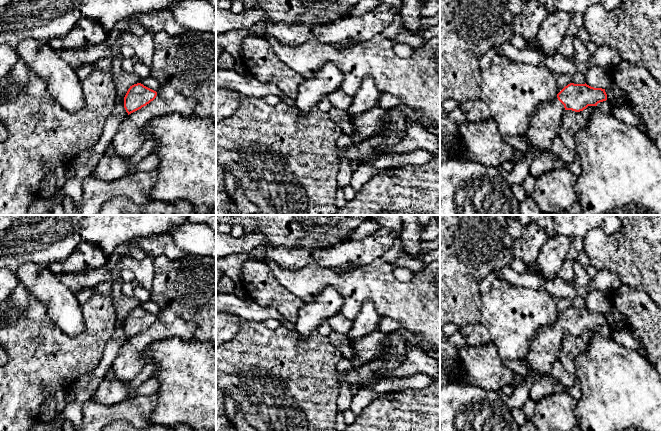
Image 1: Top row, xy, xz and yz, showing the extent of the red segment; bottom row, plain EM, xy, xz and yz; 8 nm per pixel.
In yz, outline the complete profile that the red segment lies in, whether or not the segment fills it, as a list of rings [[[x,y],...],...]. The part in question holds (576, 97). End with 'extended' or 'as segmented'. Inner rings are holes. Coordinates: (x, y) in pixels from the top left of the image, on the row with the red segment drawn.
[[[570,83],[558,94],[557,100],[541,104],[530,118],[530,127],[524,136],[528,140],[528,151],[541,149],[549,151],[550,144],[561,127],[565,110],[580,112],[588,106],[597,106],[607,100],[605,89],[585,84]]]; extended

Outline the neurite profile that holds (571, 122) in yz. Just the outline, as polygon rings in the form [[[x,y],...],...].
[[[587,108],[580,112],[572,110],[565,110],[563,112],[561,127],[559,128],[557,135],[571,151],[575,151],[576,149],[576,133],[587,126],[590,115],[591,112]]]

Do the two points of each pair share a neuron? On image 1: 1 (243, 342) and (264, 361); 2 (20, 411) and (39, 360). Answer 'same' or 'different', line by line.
1: same
2: same

